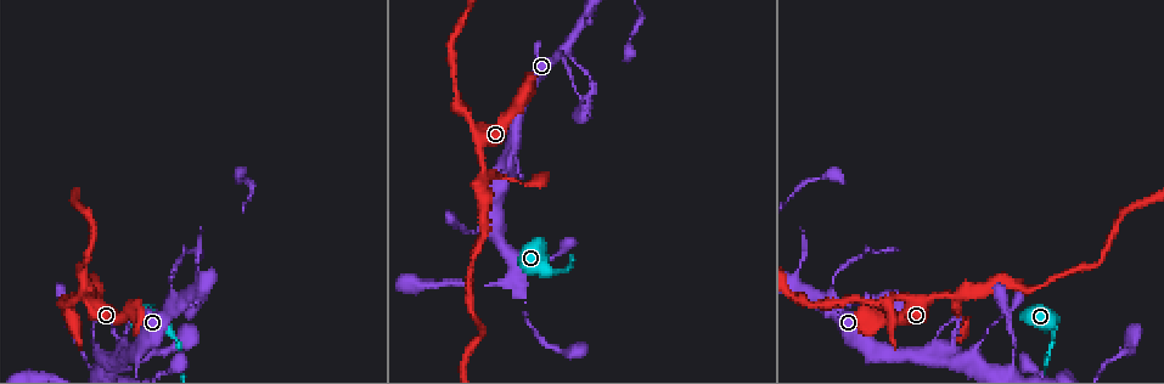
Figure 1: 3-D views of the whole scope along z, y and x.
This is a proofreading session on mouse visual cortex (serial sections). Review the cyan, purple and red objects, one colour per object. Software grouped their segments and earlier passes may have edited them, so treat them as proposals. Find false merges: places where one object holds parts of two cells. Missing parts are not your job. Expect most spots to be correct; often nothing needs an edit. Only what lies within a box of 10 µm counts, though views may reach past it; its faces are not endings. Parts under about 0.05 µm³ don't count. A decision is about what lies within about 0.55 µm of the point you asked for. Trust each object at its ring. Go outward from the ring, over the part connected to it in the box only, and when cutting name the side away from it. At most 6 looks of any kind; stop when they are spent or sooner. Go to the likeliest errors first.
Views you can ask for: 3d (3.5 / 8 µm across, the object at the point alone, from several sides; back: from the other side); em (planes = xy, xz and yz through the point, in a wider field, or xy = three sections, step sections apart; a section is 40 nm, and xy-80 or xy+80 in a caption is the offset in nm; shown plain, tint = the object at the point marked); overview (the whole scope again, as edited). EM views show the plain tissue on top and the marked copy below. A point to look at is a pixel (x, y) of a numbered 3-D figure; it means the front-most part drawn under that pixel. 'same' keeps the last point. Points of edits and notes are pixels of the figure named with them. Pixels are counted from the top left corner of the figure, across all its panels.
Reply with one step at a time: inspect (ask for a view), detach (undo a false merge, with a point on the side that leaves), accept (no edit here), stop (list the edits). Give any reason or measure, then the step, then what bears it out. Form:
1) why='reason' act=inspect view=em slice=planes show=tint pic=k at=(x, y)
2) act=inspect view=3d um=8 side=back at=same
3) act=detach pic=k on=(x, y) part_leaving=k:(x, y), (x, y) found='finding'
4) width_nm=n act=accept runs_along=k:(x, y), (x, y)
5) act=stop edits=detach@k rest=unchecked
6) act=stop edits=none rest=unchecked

why='abrupt turn' act=inspect view=3d um=3.5 pic=1 at=(887, 299)

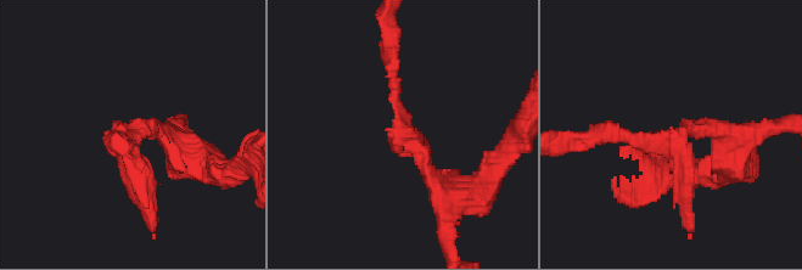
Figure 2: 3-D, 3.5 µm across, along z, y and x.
why='now the EM' act=inspect view=em slice=xy step=3 show=tint pic=2 at=(131, 134)

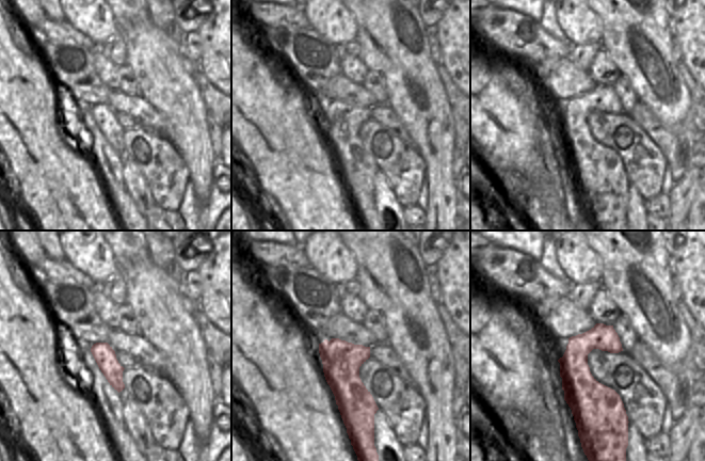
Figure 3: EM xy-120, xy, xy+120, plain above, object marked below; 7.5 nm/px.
act=accept runs_along=2:(453, 198), (397, 133), (390, 58) found='continuous, no second cell'

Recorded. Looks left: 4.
act=inspect view=3d um=8 pic=1 at=(1013, 358)

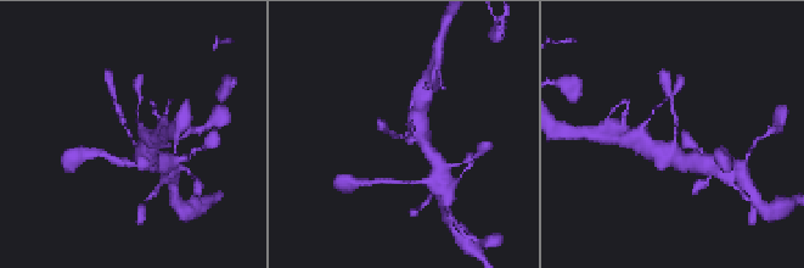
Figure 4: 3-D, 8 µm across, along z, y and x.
arm_widths_nm=150,700 act=inspect view=em slice=xy step=1 show=tint at=same

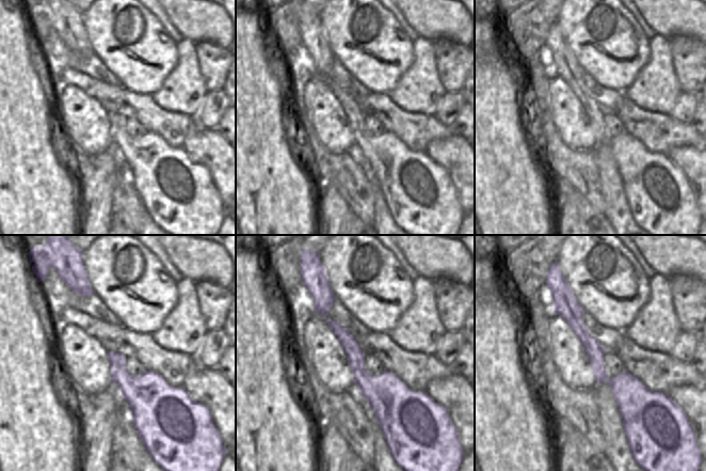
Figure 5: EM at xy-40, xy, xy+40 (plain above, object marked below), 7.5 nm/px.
act=accept runs_along=5:(326, 291), (324, 316), (382, 397), (382, 420) found='one cell here'

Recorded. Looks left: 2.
why='thick turns thin' act=inspect view=3d um=3.5 pic=1 at=(173, 336)

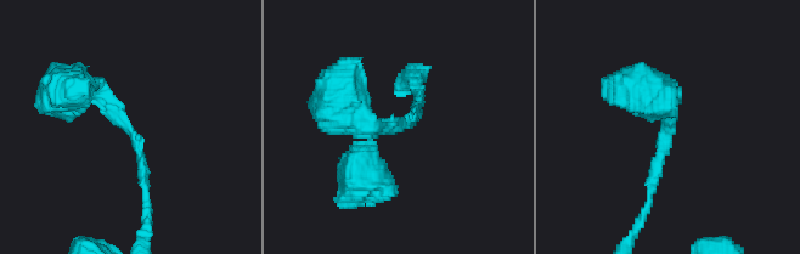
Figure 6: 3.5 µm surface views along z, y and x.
act=inspect view=em slice=xy step=5 show=tint pic=6 at=(672, 126)

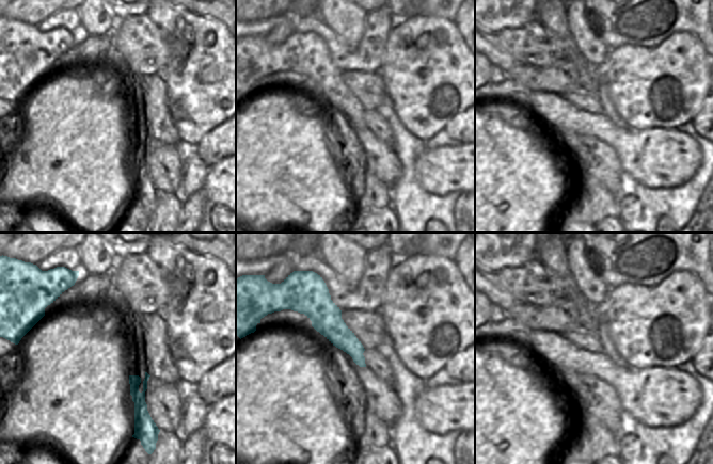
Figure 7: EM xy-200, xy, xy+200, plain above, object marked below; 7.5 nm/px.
width_nm=190 act=accept runs_along=6:(67, 89), (93, 89), (134, 134), (145, 202) found='one cell here'

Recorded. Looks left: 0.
act=stop edits=none rest=unchecked

